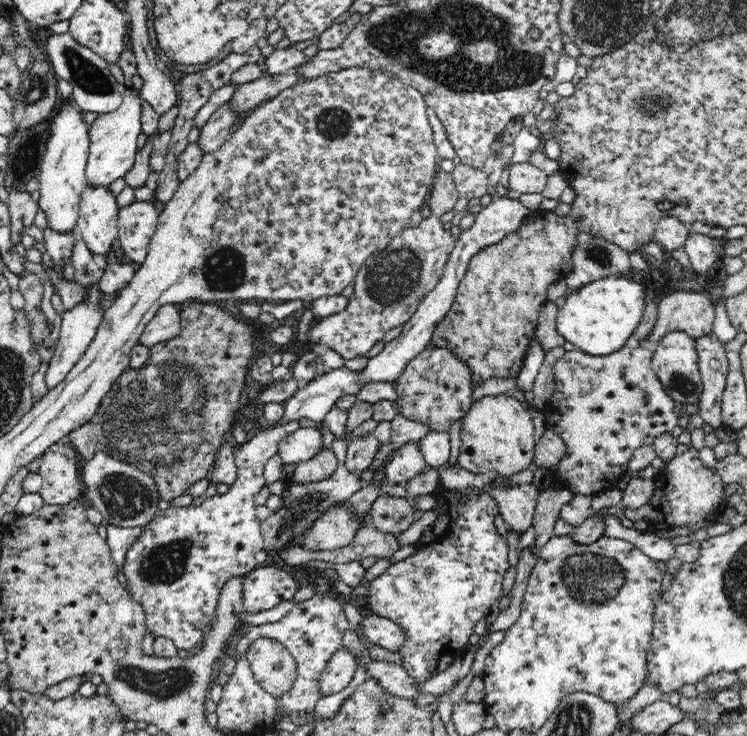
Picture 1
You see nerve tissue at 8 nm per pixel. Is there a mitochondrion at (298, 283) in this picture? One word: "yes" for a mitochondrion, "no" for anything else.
no

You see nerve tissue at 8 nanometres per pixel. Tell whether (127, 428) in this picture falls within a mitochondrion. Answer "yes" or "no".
yes

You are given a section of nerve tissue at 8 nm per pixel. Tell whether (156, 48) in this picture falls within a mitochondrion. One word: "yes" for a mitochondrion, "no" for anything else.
no

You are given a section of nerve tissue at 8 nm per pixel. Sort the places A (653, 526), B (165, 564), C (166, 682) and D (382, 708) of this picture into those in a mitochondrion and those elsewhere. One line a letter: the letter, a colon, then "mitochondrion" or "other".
A: other
B: mitochondrion
C: mitochondrion
D: mitochondrion

